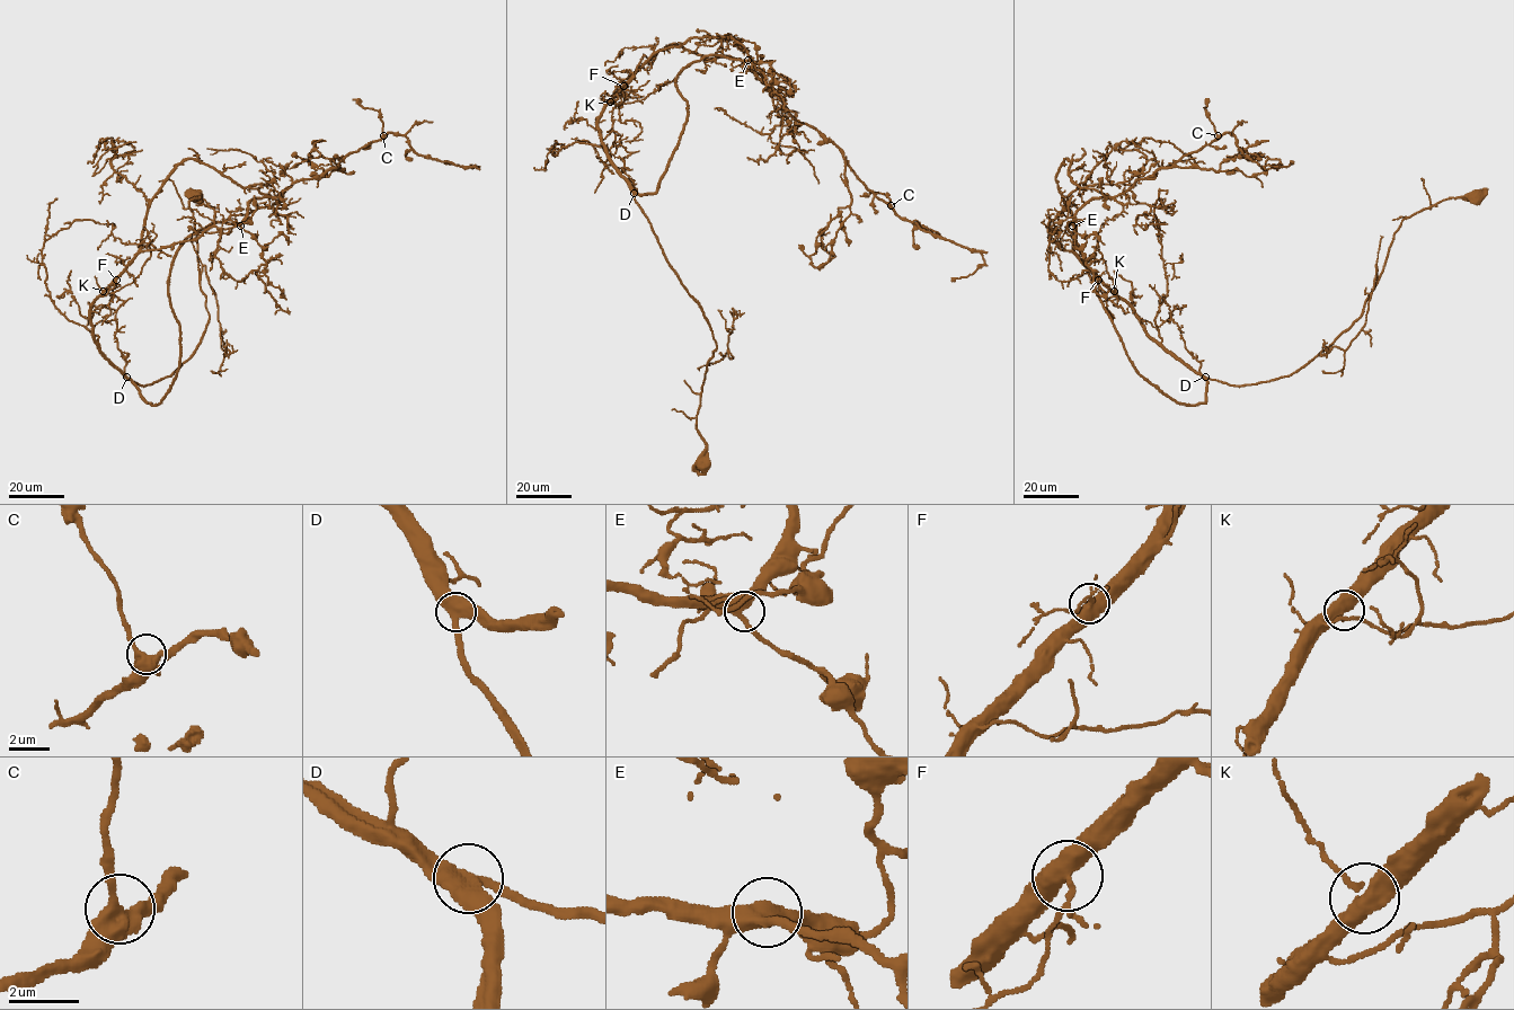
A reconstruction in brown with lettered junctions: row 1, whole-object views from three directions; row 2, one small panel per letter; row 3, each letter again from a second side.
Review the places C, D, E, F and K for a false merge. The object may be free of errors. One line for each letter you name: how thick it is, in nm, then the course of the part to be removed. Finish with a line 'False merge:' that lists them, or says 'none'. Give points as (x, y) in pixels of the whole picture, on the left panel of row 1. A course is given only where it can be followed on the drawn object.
False merge: none

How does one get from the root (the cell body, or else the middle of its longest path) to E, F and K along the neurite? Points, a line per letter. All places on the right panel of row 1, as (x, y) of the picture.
E: (1476, 195), (1404, 219), (1362, 315), (1306, 365), (1245, 386), (1206, 378), (1194, 405), (1139, 373), (1072, 226)
F: (1476, 195), (1406, 218), (1362, 315), (1306, 365), (1265, 382), (1231, 386), (1196, 373), (1098, 280)
K: (1476, 195), (1448, 198), (1406, 218), (1362, 315), (1286, 377), (1245, 386), (1203, 378), (1159, 346), (1114, 291)

